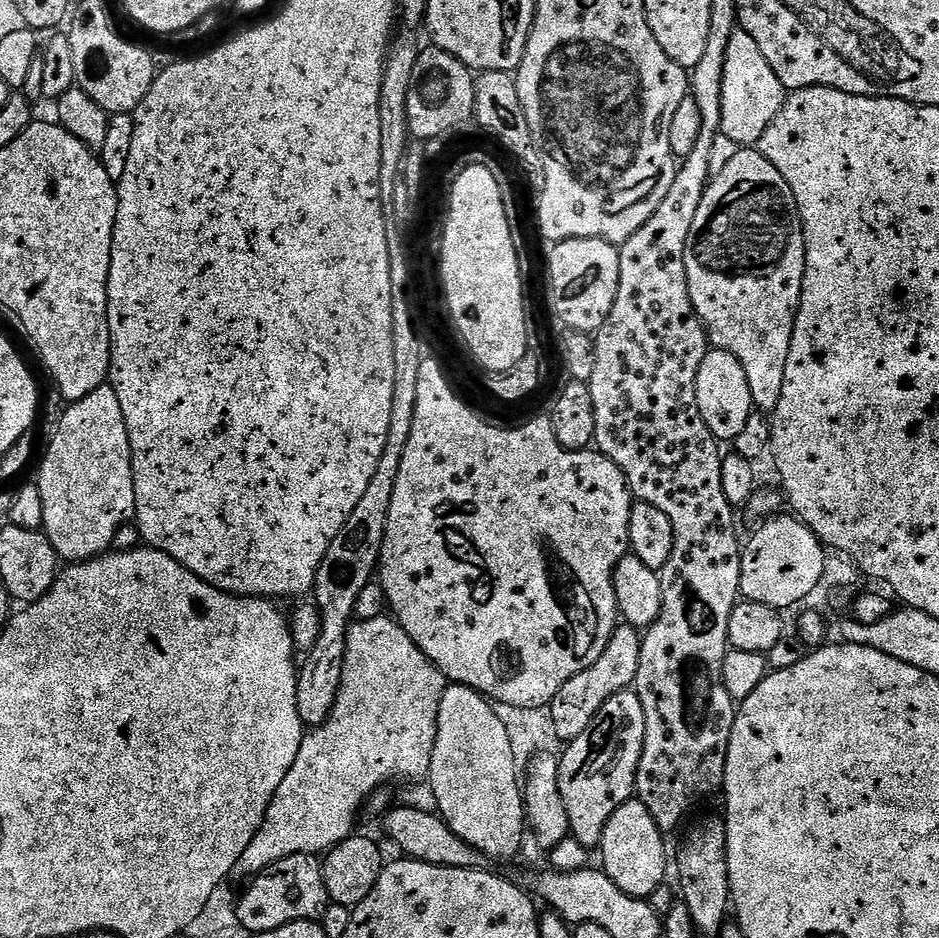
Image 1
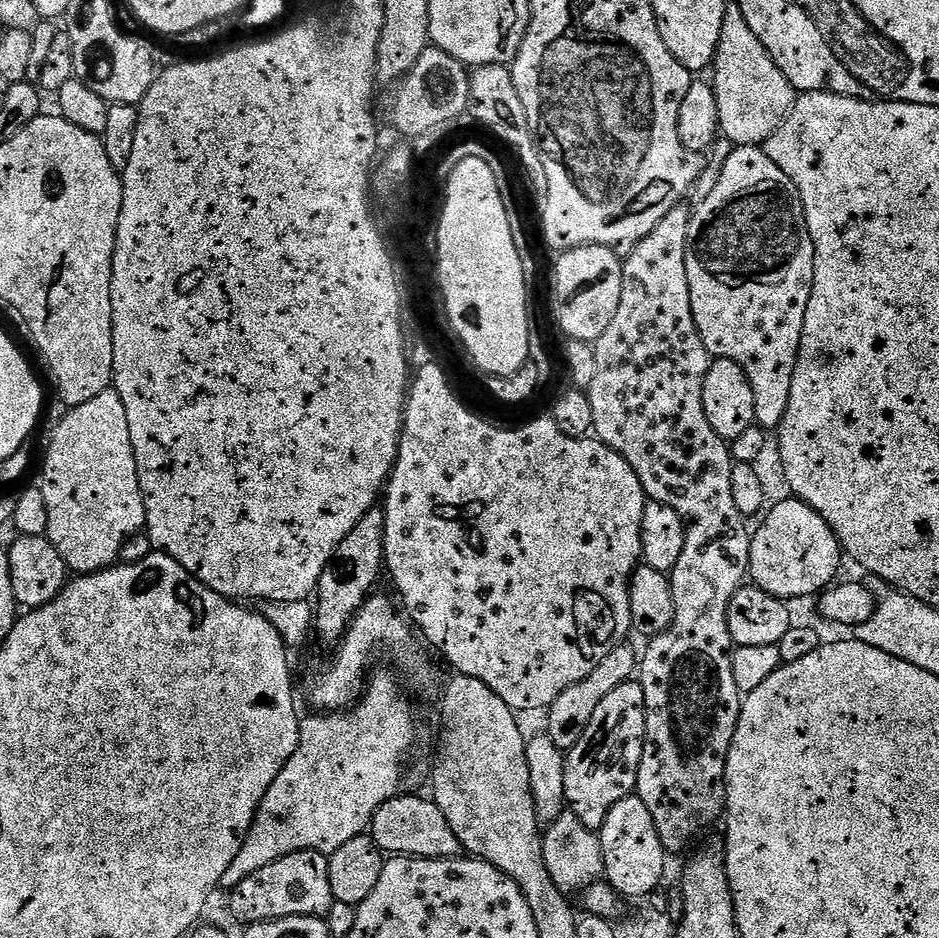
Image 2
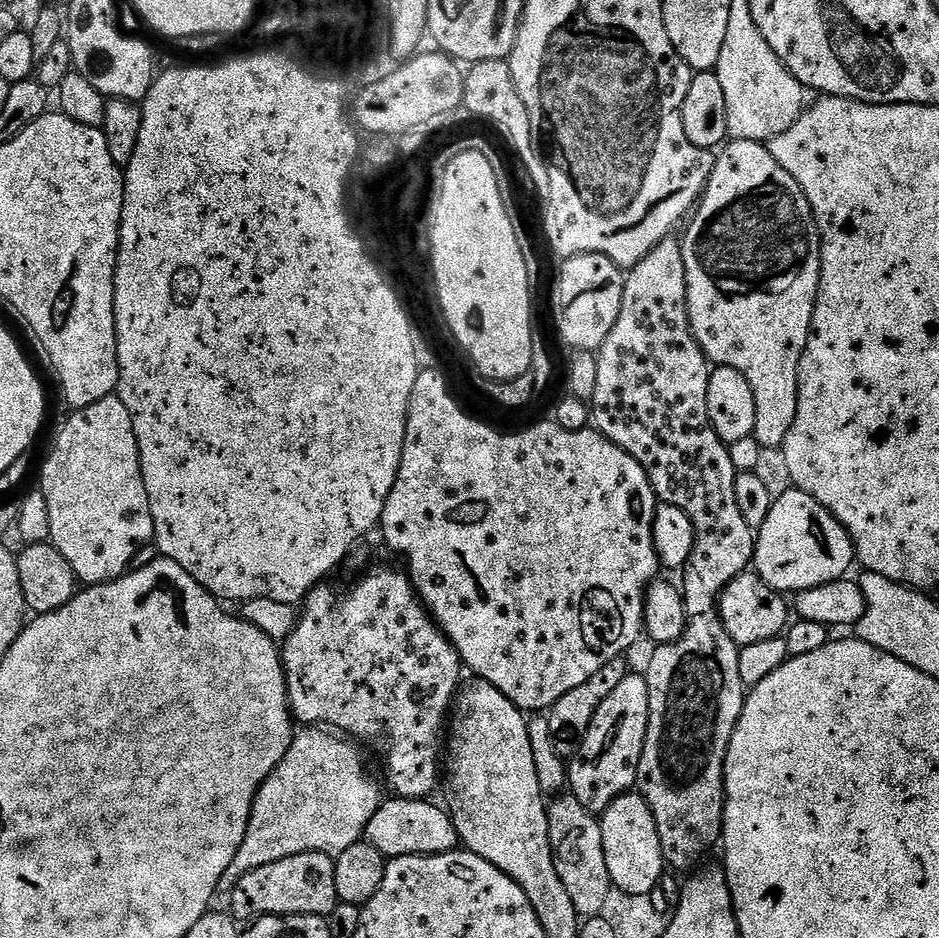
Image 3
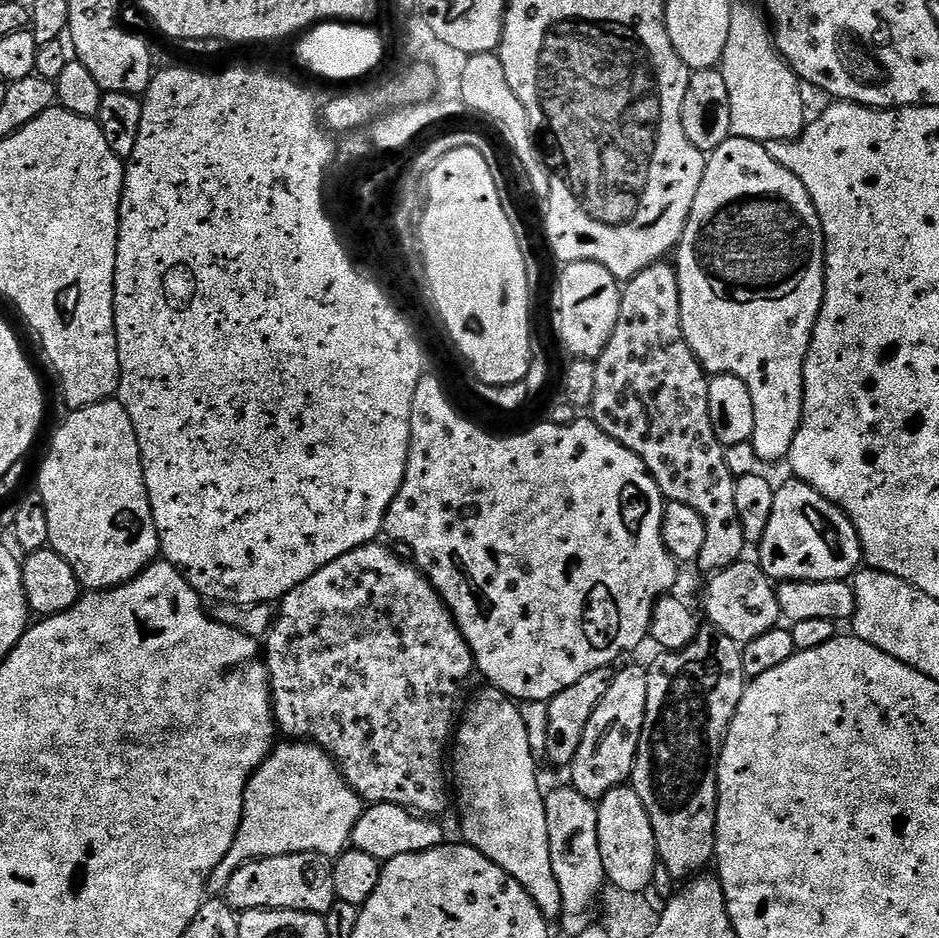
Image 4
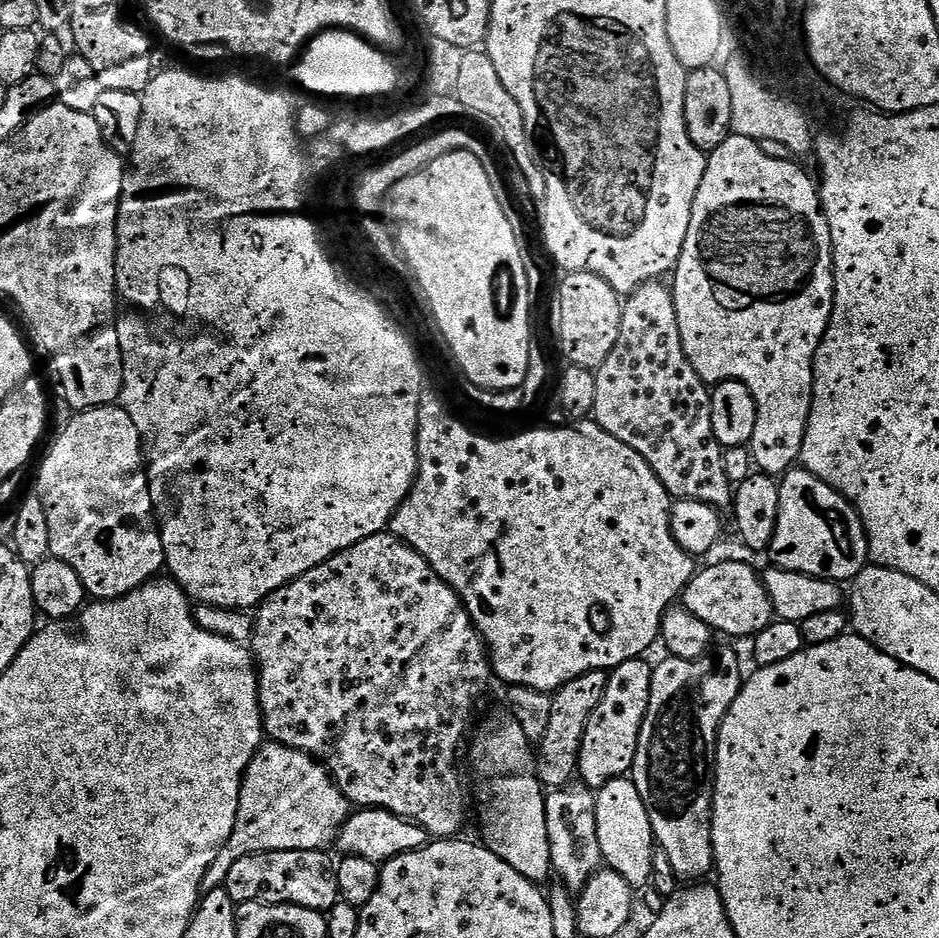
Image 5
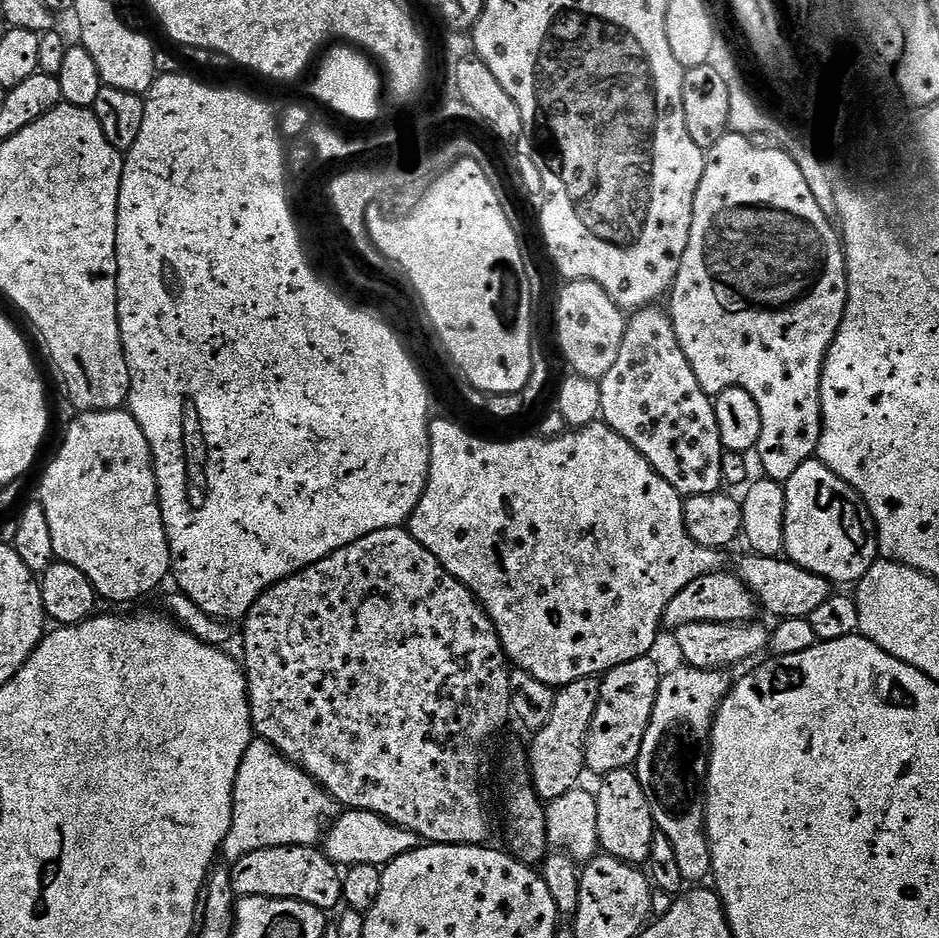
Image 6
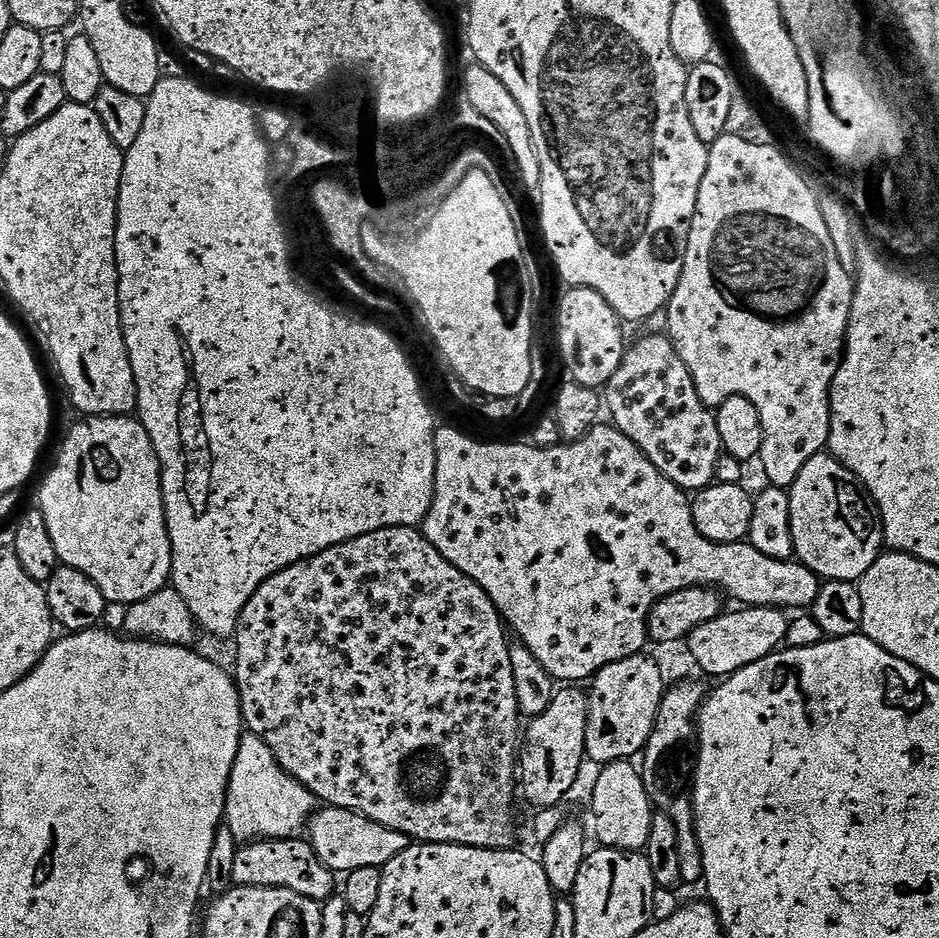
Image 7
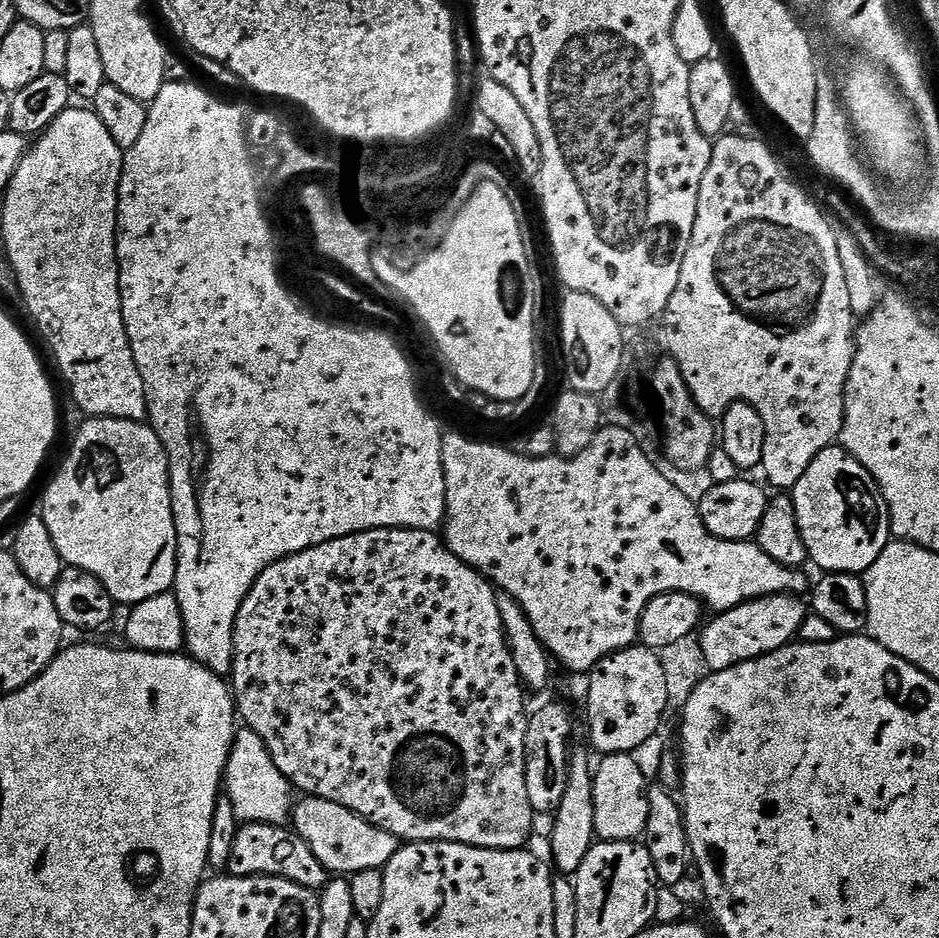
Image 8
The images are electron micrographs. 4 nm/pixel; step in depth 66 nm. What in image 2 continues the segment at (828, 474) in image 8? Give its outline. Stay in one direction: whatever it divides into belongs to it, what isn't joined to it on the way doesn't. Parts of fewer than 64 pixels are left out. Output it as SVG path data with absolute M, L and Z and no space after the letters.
M787 499L778 501L773 508L771 505L763 513L761 524L751 533L748 574L751 583L766 590L766 594L793 602L799 596L815 597L823 593L837 579L842 549L830 526L813 508L801 500Z

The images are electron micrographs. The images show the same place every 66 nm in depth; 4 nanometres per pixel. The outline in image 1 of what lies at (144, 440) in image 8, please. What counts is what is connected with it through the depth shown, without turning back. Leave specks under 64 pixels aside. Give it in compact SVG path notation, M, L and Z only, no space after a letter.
M105 382L98 386L98 390L86 394L86 398L73 400L67 407L44 452L40 473L34 476L34 483L42 494L42 531L61 561L95 560L115 545L112 543L120 527L136 515L130 434L126 430L126 418L122 414L118 394L111 383Z

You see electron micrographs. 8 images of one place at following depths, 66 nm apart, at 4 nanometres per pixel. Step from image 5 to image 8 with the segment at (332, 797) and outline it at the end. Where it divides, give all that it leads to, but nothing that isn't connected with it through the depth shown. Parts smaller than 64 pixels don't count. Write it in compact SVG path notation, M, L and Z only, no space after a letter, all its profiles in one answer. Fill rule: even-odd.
M247 726L236 729L228 765L224 771L223 787L234 806L234 814L244 824L289 823L294 807L294 789L291 782L274 766L262 738ZM293 795L293 796L292 796Z

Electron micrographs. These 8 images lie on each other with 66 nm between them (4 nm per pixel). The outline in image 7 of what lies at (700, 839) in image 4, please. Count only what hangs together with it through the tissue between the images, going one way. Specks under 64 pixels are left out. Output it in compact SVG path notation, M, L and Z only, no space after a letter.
M684 680L673 688L671 685L664 693L654 730L642 753L642 775L644 784L648 787L648 796L653 805L668 816L678 829L680 872L685 885L699 885L703 881L705 870L701 847L696 841L696 811L692 805L691 786L694 779L694 745L698 740L696 721L705 695L706 688L696 680Z

